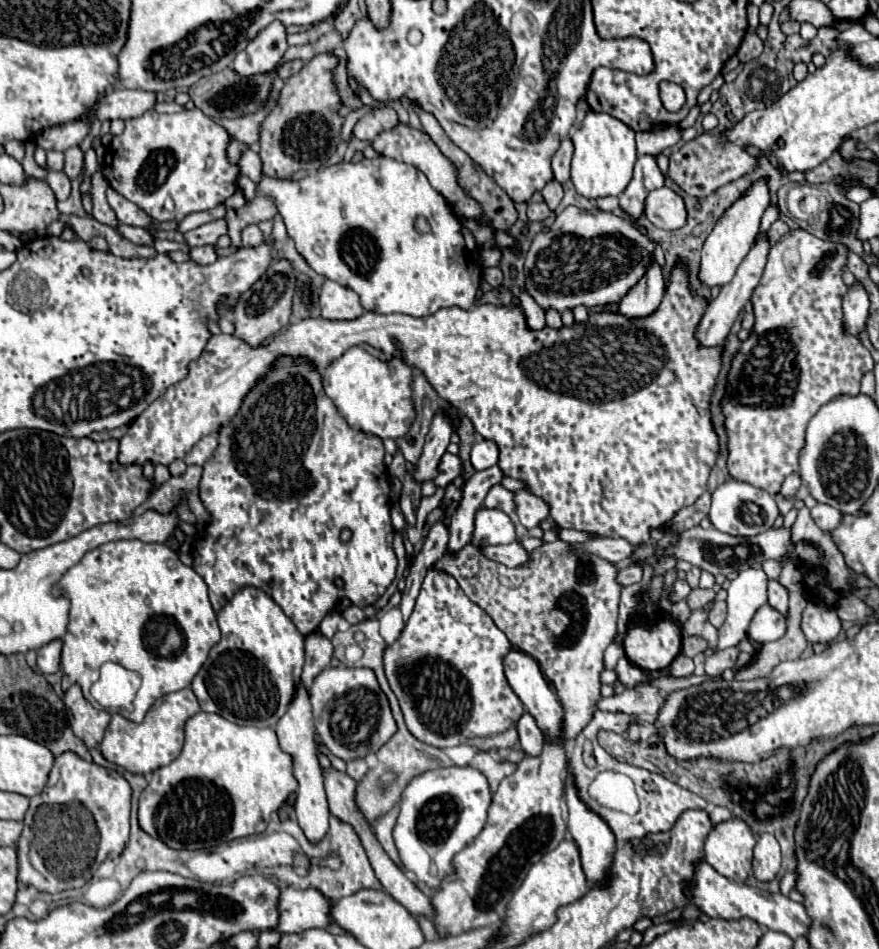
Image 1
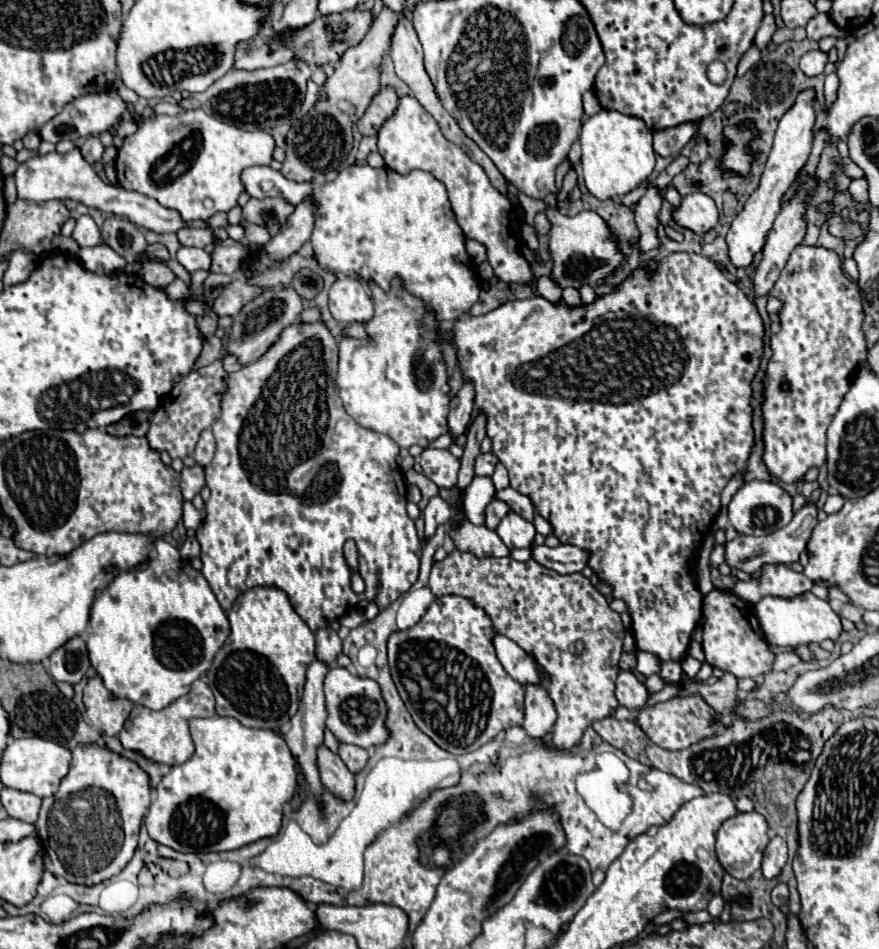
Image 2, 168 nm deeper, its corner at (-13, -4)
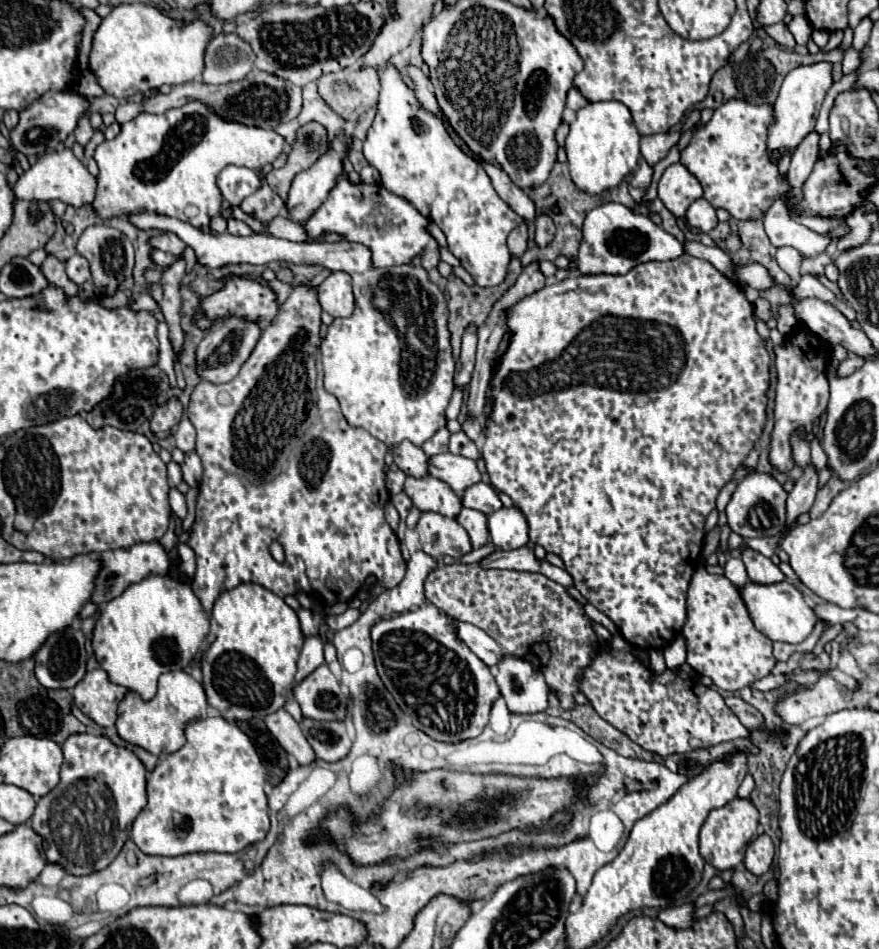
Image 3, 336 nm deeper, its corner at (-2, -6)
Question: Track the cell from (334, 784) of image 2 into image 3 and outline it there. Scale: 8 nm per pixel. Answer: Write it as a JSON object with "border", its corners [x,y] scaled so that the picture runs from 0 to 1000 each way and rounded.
{"border":[[[322,746],[306,752],[306,757],[299,757],[306,771],[315,778],[315,782],[324,788],[324,792],[333,795],[336,801],[340,805],[352,805],[358,801],[358,792],[352,786],[349,778],[345,776],[340,763],[331,757],[331,752],[327,752]]]}

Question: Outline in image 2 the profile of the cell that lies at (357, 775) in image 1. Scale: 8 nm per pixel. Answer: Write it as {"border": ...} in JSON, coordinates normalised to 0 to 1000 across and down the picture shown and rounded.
{"border":[[[387,784],[387,790],[385,790],[385,797],[391,801],[391,805],[396,807],[396,811],[400,816],[407,816],[416,809],[419,805],[419,790],[414,788],[407,788],[407,786],[400,786],[400,784]]]}

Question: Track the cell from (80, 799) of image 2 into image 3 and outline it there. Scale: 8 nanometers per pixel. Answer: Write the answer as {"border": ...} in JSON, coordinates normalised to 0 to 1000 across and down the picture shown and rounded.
{"border":[[[99,771],[81,773],[72,782],[72,795],[69,824],[44,841],[35,870],[49,881],[56,908],[72,910],[78,921],[97,923],[122,915],[144,887],[151,864],[167,847],[167,811],[149,790]]]}

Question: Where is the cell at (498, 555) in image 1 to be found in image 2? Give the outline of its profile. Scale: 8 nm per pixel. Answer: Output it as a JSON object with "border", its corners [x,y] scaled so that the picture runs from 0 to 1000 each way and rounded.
{"border":[[[528,548],[521,558],[512,558],[512,567],[516,569],[516,575],[523,580],[535,580],[544,588],[548,586],[562,586],[562,588],[573,588],[580,586],[580,580],[573,577],[573,571],[569,565],[553,556],[553,554],[539,554]]]}

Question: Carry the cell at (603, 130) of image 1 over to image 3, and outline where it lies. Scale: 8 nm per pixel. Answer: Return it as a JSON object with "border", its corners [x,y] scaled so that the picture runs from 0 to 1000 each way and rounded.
{"border":[[[672,107],[663,112],[650,129],[643,158],[645,173],[650,175],[650,190],[659,200],[684,204],[704,196],[704,192],[725,177],[727,169],[727,139],[716,114],[706,107]]]}

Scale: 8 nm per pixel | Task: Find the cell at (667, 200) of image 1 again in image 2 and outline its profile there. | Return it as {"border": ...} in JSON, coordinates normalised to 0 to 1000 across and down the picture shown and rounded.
{"border":[[[790,202],[776,209],[774,217],[765,221],[765,230],[771,238],[801,247],[817,236],[817,221],[808,207]]]}

